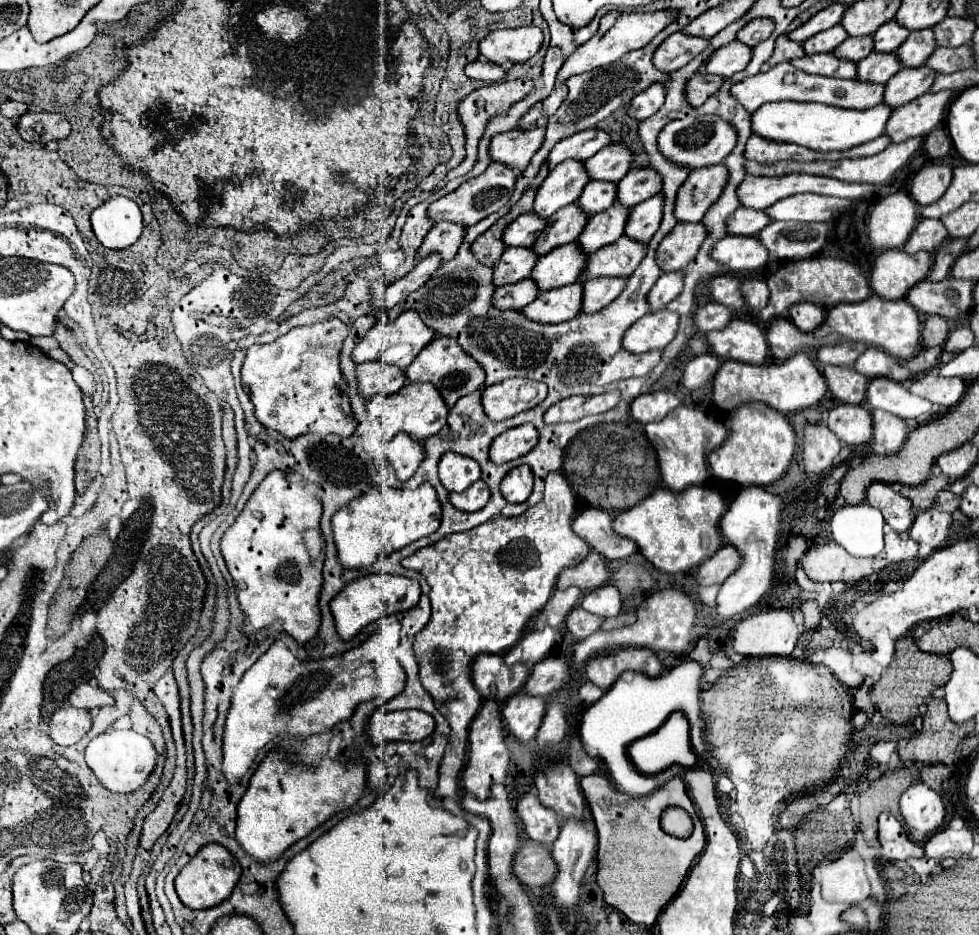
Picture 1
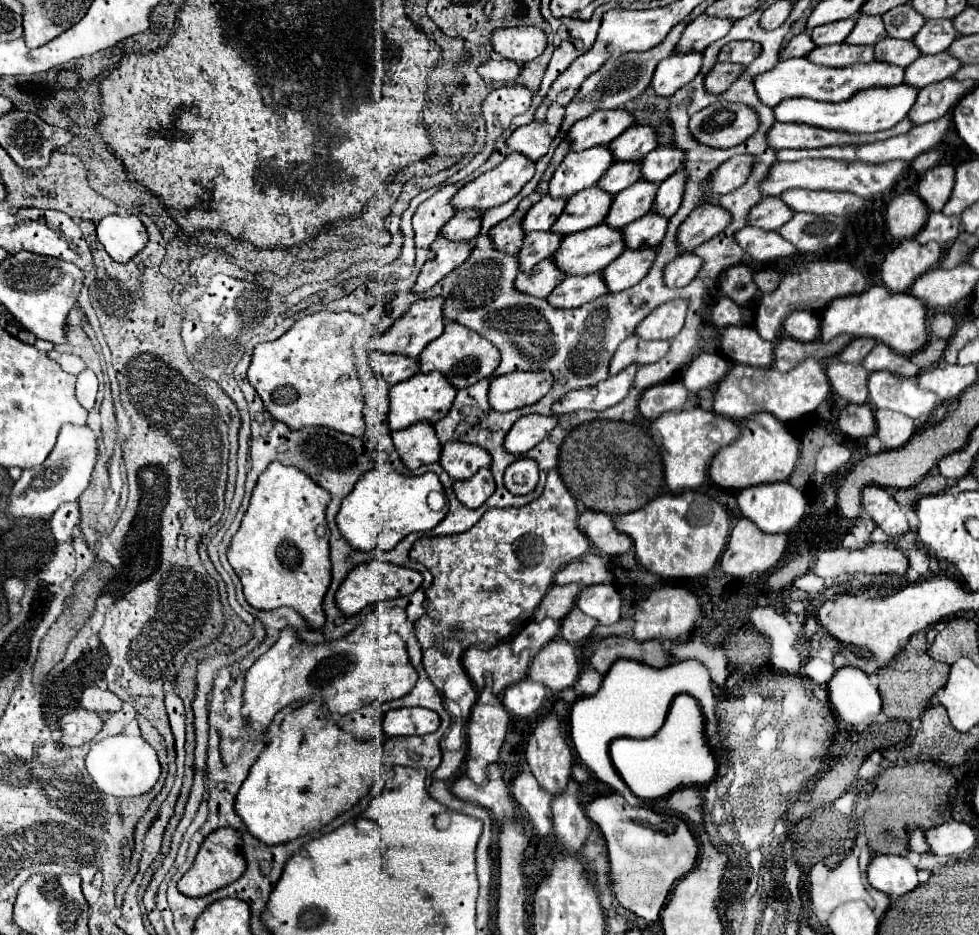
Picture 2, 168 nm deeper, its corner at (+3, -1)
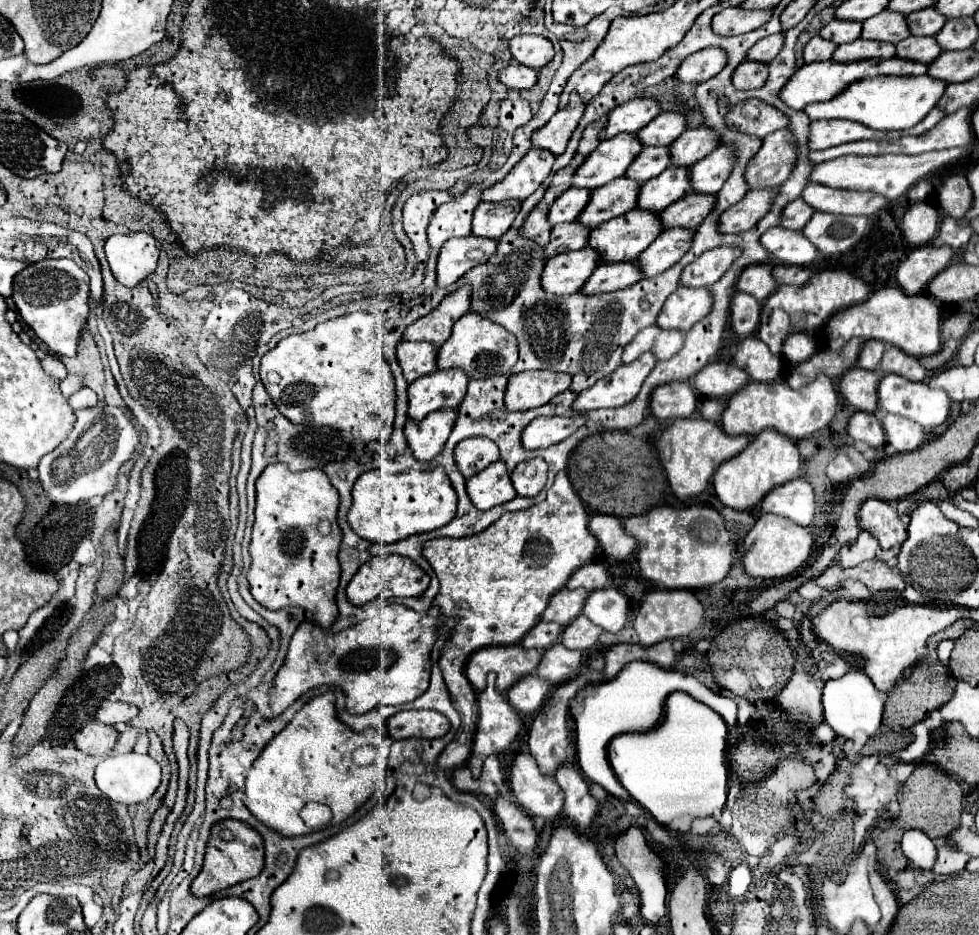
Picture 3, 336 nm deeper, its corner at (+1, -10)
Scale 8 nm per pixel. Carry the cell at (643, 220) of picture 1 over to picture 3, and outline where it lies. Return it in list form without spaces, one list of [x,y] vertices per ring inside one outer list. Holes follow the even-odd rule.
[[[718,147],[702,161],[690,167],[690,189],[686,193],[718,193],[734,167],[734,157],[728,147]]]

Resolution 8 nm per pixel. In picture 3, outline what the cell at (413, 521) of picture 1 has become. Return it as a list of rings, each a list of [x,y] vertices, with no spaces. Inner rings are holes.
[[[442,467],[430,471],[404,471],[398,475],[372,469],[356,479],[352,497],[354,503],[348,511],[348,525],[370,543],[398,543],[410,535],[440,529],[454,519],[458,501]]]

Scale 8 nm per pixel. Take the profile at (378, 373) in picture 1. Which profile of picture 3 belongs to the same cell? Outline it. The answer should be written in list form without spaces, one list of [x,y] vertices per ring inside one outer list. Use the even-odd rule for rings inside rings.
[[[400,341],[396,345],[396,359],[406,383],[412,383],[418,377],[436,371],[436,349],[424,341],[420,343]]]

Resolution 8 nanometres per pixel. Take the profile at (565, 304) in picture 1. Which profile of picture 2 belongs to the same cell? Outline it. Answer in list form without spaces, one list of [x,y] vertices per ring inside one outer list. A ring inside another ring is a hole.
[[[592,272],[588,276],[566,276],[548,296],[548,302],[558,308],[578,308],[580,304],[586,304],[606,292],[608,288],[602,272]]]

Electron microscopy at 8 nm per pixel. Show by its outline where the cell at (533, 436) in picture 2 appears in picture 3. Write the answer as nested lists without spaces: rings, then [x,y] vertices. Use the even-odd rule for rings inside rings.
[[[538,417],[532,423],[526,425],[522,431],[522,445],[524,449],[542,449],[550,447],[554,443],[564,441],[568,435],[572,435],[578,427],[586,423],[586,417]]]

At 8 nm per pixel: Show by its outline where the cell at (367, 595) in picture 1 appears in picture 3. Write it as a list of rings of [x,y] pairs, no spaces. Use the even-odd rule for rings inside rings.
[[[390,555],[390,557],[372,557],[368,563],[364,563],[358,573],[352,577],[352,581],[346,587],[346,597],[352,605],[360,607],[376,597],[418,597],[428,589],[430,577],[414,565],[410,559],[400,557],[400,555]]]

